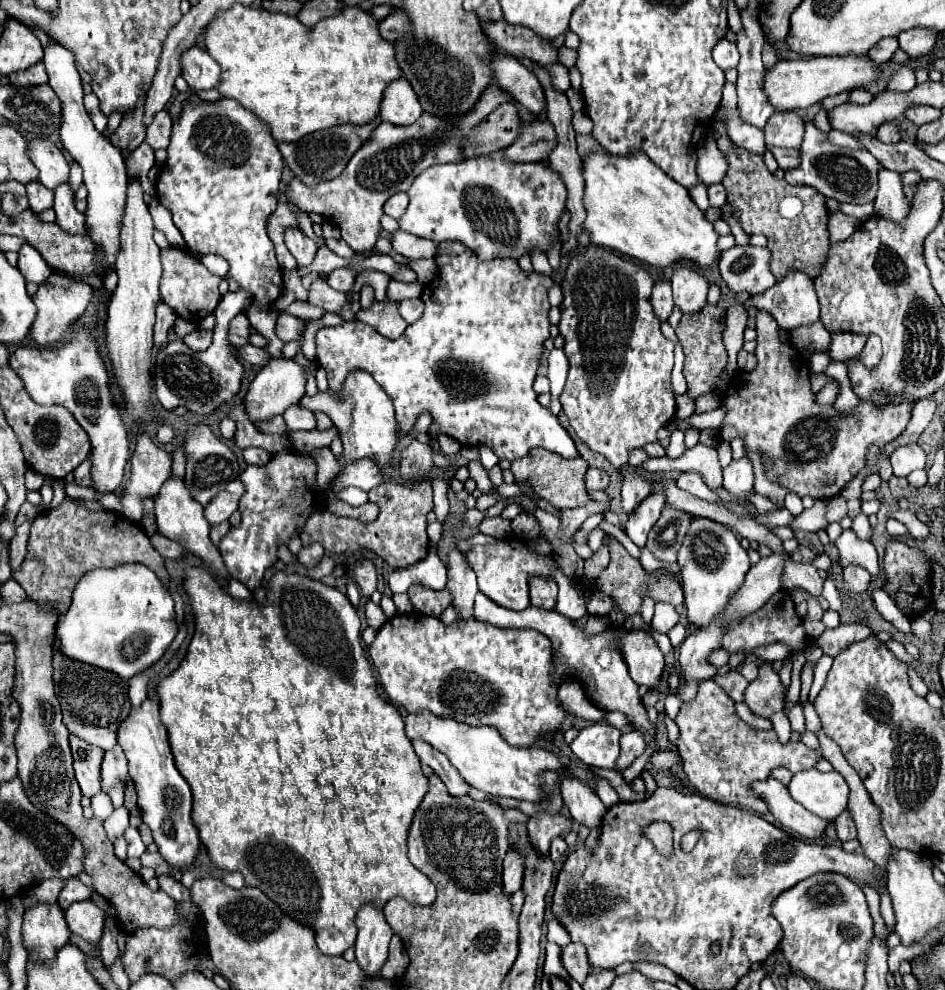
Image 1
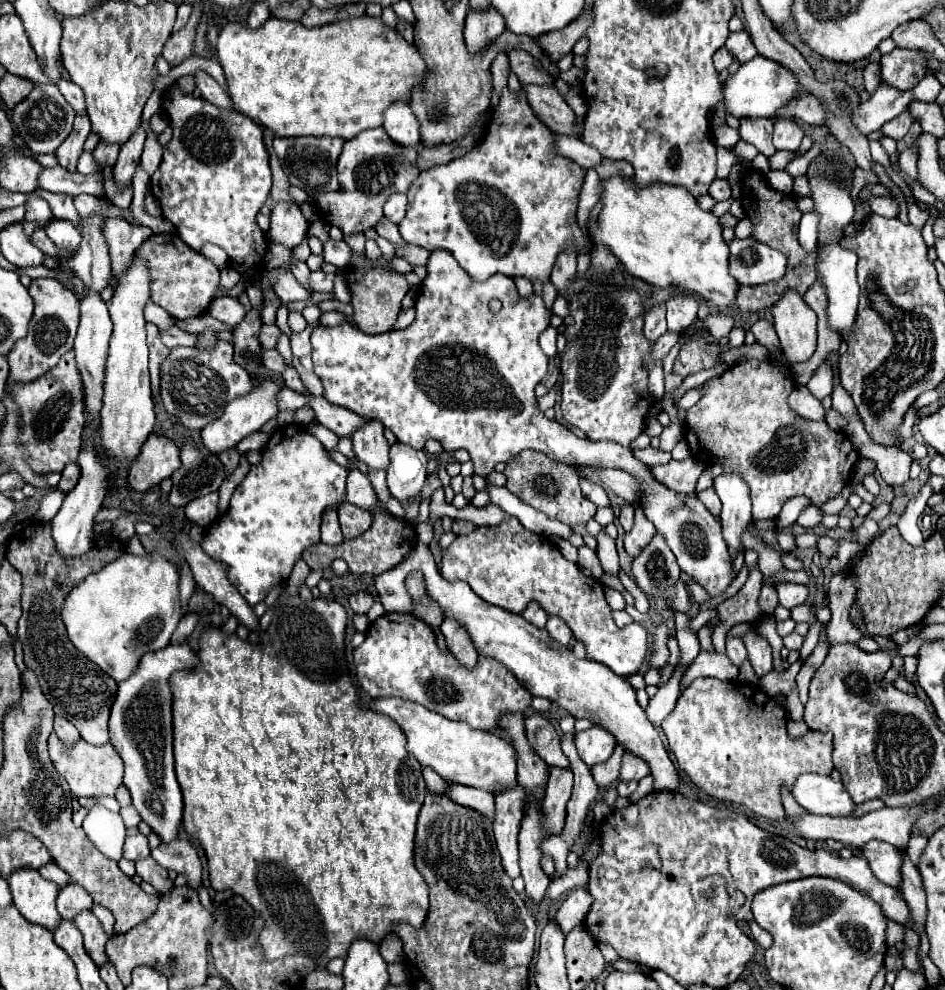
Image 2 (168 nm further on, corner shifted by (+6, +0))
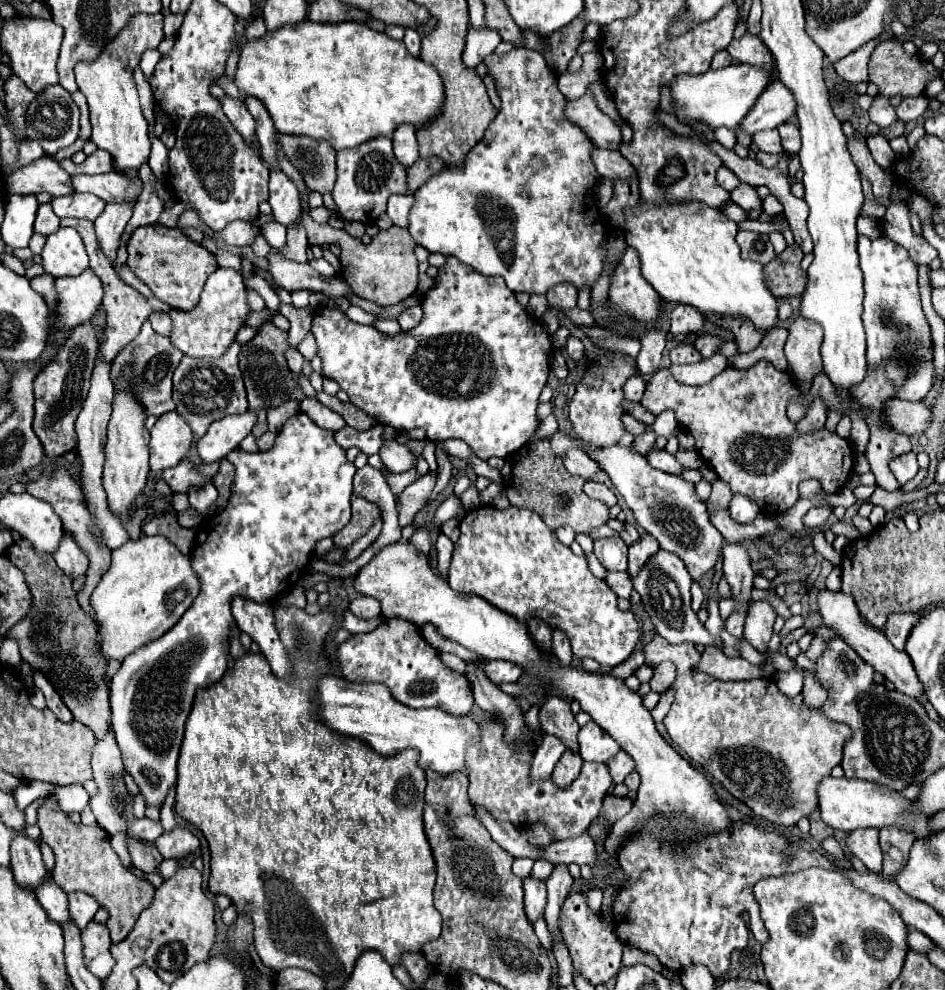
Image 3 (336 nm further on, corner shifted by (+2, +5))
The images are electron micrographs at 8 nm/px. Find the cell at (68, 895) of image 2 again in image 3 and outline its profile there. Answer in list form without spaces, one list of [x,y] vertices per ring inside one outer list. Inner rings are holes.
[[[83,892],[69,894],[69,914],[71,914],[73,924],[79,926],[81,930],[93,920],[97,910],[99,910],[99,904],[89,894],[83,894]]]

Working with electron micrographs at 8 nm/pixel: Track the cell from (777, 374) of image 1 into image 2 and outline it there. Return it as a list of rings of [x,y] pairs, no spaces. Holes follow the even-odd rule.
[[[745,361],[727,369],[721,377],[707,381],[705,395],[697,405],[687,411],[687,443],[691,453],[697,453],[697,459],[705,463],[721,463],[727,473],[739,473],[749,489],[753,499],[753,519],[777,519],[783,503],[795,495],[805,495],[813,505],[821,507],[825,501],[835,497],[847,483],[853,473],[859,453],[849,443],[849,437],[843,431],[833,431],[825,421],[811,421],[799,417],[787,403],[795,387],[793,373],[789,367],[773,365],[765,361]]]

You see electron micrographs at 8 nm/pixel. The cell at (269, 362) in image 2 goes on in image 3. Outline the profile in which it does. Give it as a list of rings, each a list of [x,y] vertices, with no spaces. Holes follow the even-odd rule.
[[[291,348],[291,350],[285,354],[285,358],[287,358],[287,364],[289,364],[291,372],[295,372],[295,374],[301,374],[301,370],[303,370],[303,364],[305,364],[303,356],[301,356],[301,354],[299,354],[295,348]]]

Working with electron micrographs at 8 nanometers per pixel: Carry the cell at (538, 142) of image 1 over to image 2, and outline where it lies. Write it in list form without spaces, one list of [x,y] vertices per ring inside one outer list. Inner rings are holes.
[[[555,133],[555,151],[559,155],[575,161],[583,169],[591,169],[601,161],[601,153],[597,149],[589,147],[579,137],[571,137],[571,135]]]

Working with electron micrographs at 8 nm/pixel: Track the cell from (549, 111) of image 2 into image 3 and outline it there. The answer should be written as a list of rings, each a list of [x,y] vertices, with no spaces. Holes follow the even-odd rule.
[[[587,88],[587,92],[581,98],[567,102],[567,118],[581,126],[581,130],[587,132],[595,146],[605,150],[619,148],[621,128],[615,124],[615,120],[611,120],[597,108],[591,88]]]

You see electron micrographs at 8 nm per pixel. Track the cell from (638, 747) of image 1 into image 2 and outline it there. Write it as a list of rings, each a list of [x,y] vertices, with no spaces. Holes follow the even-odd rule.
[[[617,745],[613,755],[611,755],[611,759],[607,759],[607,763],[591,767],[591,775],[593,775],[597,785],[609,787],[609,785],[613,785],[619,779],[619,763],[623,759],[623,753],[625,753],[625,747]]]

